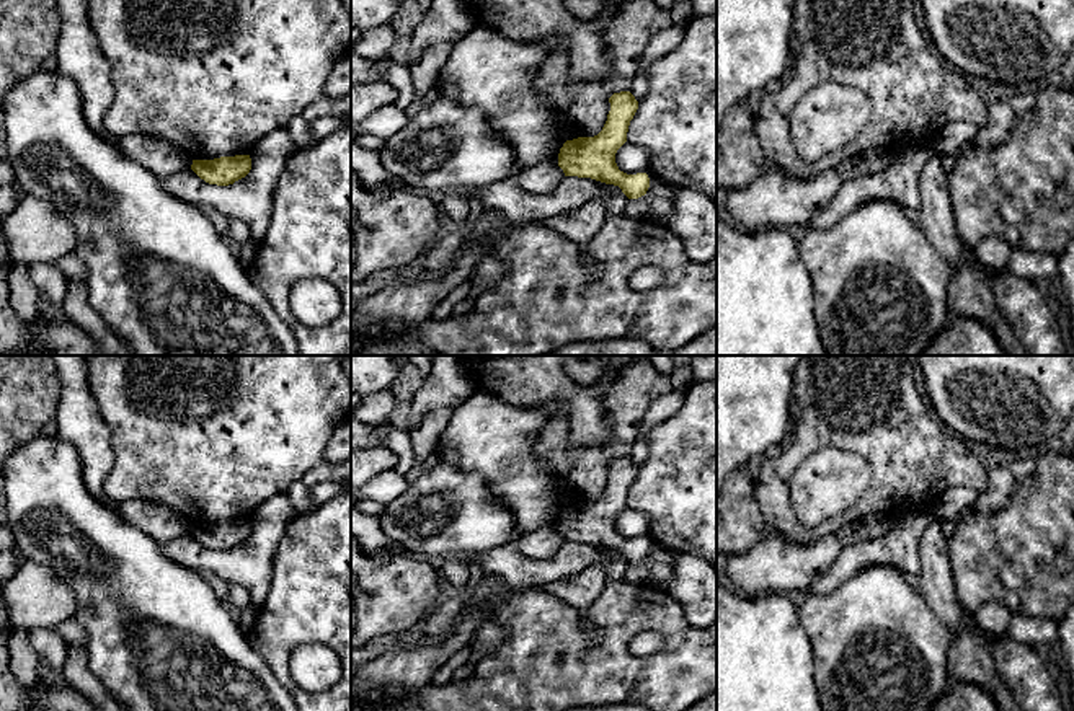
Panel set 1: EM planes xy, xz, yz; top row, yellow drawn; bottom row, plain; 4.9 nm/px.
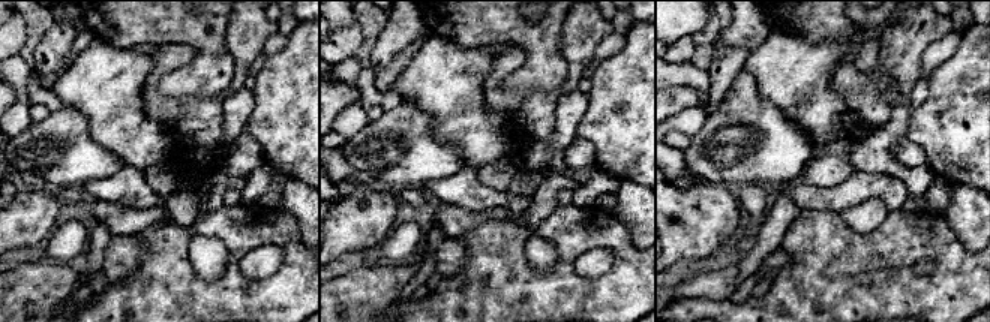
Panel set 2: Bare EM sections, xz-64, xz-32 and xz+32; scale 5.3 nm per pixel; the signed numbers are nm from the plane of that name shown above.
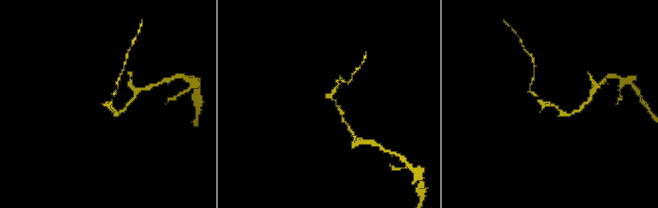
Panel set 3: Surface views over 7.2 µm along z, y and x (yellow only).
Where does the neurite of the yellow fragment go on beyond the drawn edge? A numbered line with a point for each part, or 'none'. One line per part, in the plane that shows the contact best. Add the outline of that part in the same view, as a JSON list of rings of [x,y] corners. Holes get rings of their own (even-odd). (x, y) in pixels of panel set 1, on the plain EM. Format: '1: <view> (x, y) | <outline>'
none

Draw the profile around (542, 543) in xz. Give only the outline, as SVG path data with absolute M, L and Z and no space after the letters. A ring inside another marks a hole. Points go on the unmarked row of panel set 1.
M560 502L558 514L545 525L534 532L519 533L514 537L522 554L535 559L552 559L565 543L558 532L558 519L566 506Z

